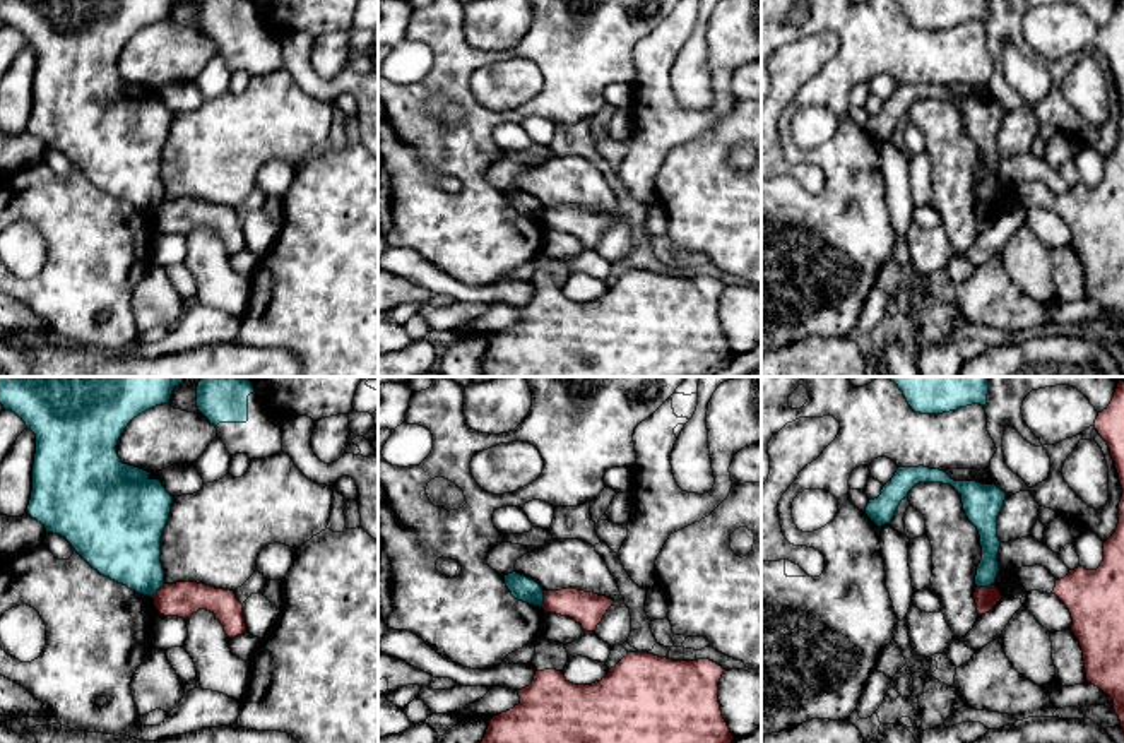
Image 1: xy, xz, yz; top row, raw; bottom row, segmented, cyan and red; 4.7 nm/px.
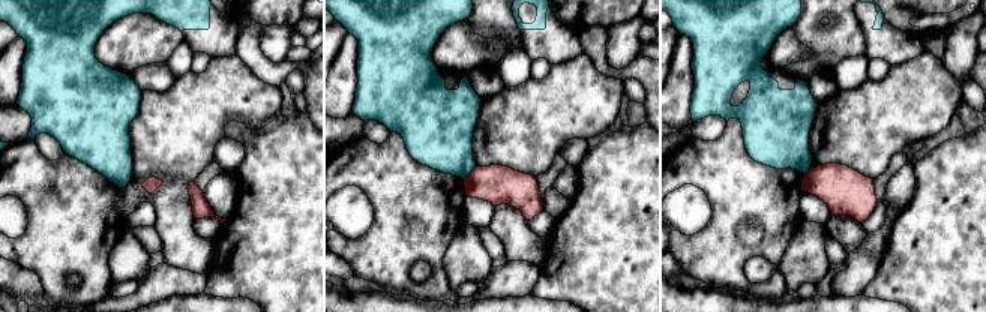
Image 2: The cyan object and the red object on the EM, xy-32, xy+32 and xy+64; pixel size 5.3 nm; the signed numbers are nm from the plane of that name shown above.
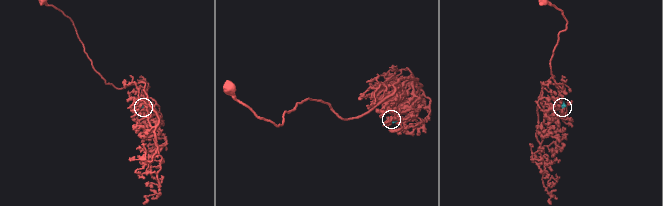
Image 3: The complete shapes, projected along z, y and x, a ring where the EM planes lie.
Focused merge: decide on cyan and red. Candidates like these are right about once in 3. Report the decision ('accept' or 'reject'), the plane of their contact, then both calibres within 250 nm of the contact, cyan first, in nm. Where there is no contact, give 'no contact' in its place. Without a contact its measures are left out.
reject | xz | 120/160 nm

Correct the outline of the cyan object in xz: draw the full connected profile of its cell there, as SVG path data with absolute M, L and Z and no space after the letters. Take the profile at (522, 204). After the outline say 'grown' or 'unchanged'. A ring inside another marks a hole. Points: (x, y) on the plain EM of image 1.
M512 188L505 192L505 199L515 216L542 224L544 207L535 197Z; unchanged

